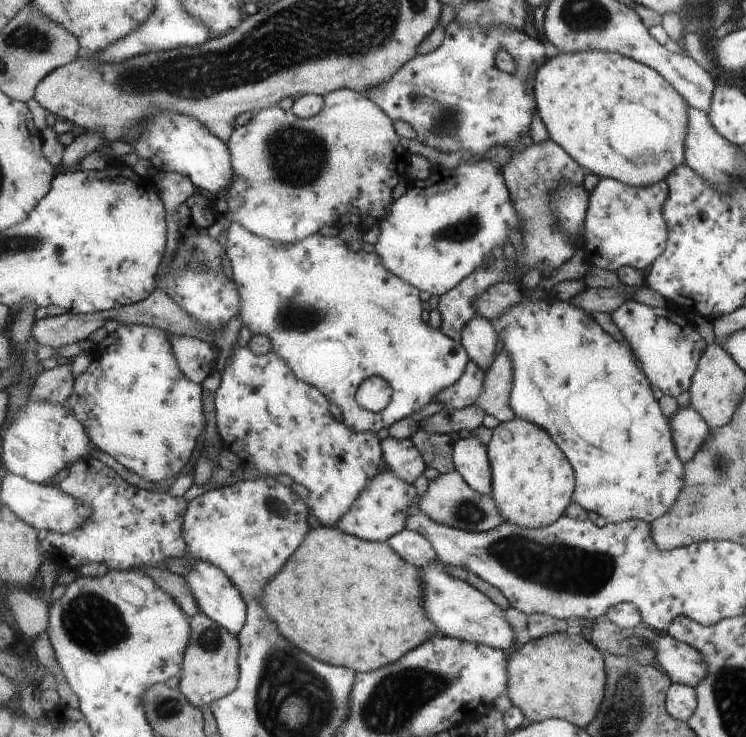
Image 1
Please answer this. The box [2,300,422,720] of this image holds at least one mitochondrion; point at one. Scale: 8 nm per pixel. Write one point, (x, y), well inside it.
(90, 621)

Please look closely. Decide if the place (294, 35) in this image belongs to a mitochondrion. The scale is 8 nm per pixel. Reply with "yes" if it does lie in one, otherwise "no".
yes

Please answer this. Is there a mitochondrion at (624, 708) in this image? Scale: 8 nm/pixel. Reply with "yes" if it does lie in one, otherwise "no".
yes

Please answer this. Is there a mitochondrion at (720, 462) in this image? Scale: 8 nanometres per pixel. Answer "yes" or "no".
yes

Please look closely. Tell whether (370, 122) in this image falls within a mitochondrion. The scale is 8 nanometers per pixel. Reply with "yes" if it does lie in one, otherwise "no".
no

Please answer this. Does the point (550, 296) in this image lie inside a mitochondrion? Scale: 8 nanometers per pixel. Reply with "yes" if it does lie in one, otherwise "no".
no

